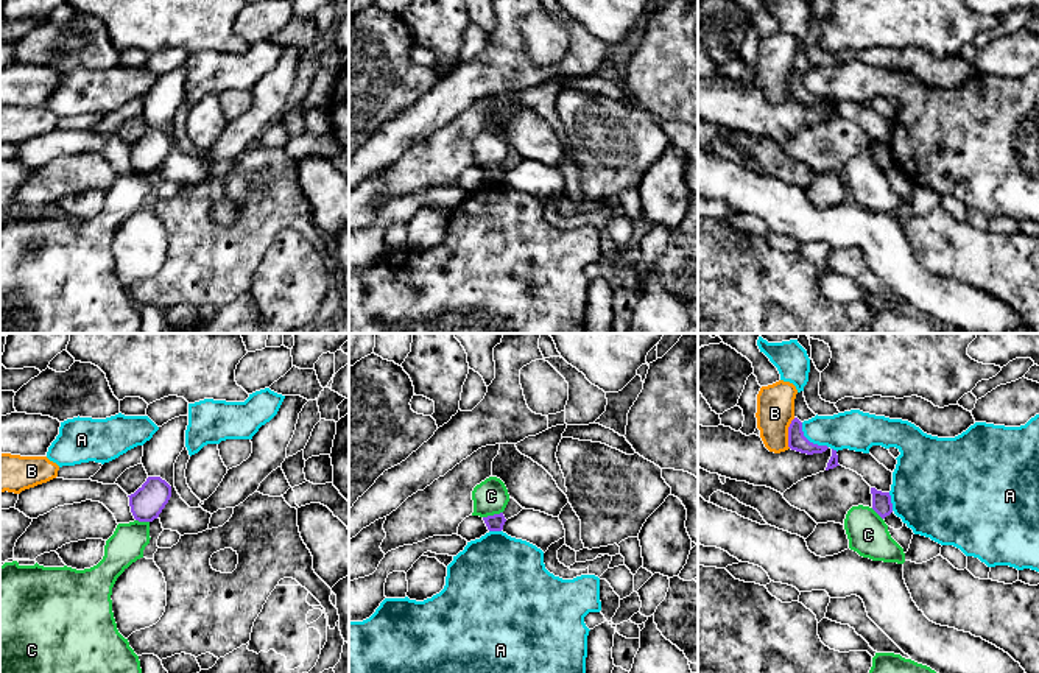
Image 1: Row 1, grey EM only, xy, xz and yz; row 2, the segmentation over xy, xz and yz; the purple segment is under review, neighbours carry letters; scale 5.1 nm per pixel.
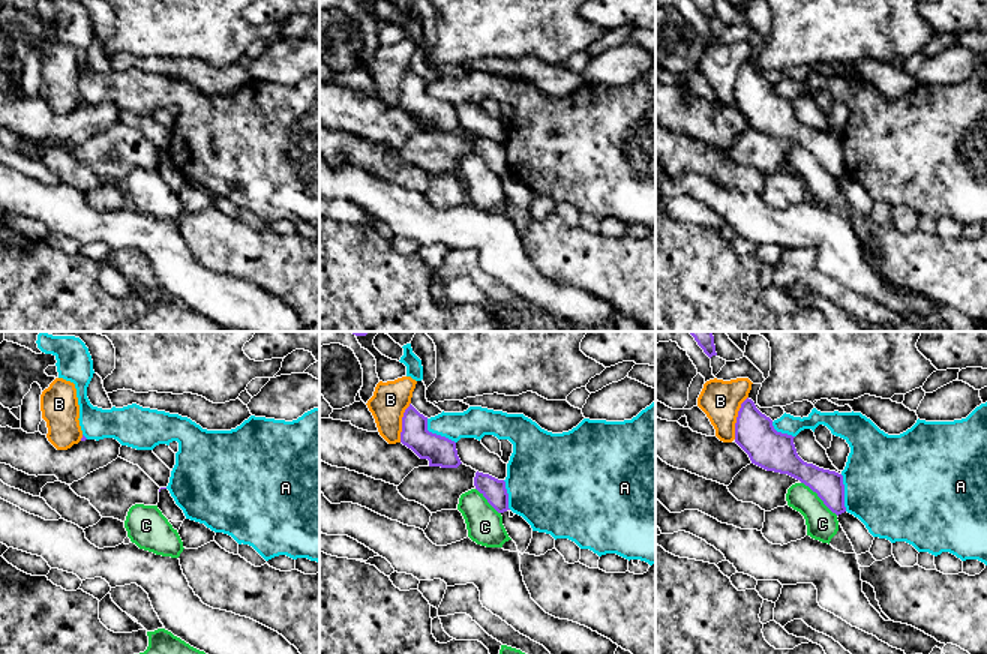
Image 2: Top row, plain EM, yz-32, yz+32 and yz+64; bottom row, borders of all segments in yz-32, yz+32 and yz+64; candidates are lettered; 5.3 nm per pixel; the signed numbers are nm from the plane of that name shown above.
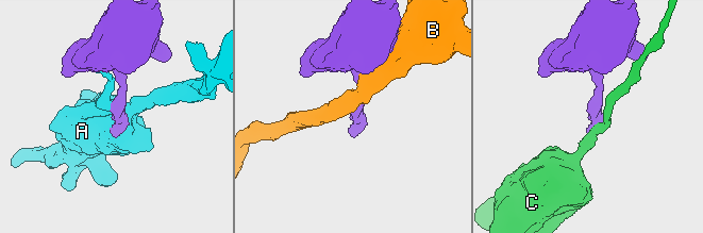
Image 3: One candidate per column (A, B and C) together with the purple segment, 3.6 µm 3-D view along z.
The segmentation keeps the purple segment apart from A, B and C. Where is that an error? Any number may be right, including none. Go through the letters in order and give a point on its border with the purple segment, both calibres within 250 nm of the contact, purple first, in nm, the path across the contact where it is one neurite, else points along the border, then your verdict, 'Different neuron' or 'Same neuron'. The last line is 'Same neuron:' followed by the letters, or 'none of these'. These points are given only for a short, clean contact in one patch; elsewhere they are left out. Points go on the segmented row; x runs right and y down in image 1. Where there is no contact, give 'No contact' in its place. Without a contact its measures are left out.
A: Touches purple at yz (809, 441). Thickness 100 nm (purple) against 200 nm. Different neuron
B: Touches purple at yz (788, 433). Thickness 100 nm (purple) against 190 nm. Different neuron
C: Touches purple at xz (493, 516). Thickness 90 nm (purple) against 180 nm. Boundary: xz (502, 511), (483, 517). Different neuron
Same neuron: none of these

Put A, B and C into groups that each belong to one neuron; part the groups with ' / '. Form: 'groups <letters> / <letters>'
groups A / B / C

